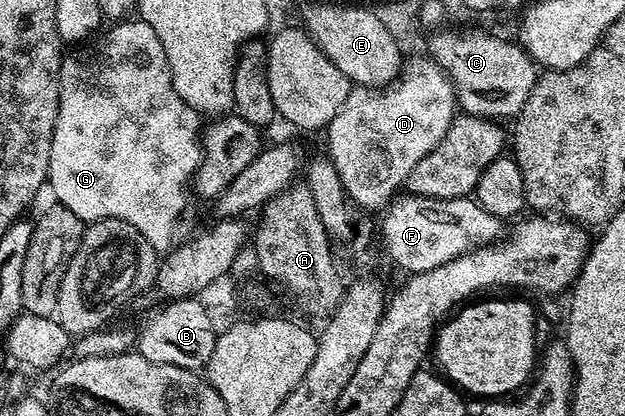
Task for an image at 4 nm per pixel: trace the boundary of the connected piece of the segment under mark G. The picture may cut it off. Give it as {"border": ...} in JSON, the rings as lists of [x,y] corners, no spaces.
{"border":[[[130,17],[125,21],[115,22],[107,31],[106,29],[107,27],[101,33],[95,34],[89,41],[75,46],[71,50],[74,51],[71,55],[70,52],[63,54],[60,69],[60,105],[56,117],[56,129],[52,133],[48,187],[49,190],[54,190],[54,195],[58,198],[55,200],[61,206],[72,209],[72,213],[76,213],[76,217],[80,217],[83,223],[89,225],[102,219],[119,219],[136,228],[154,246],[155,251],[166,253],[175,246],[174,238],[178,235],[178,222],[186,211],[186,190],[188,192],[191,190],[192,180],[203,158],[200,136],[204,130],[204,119],[196,109],[189,107],[180,97],[180,93],[176,93],[164,45],[160,45],[160,37],[156,37],[156,29],[152,29],[152,25],[148,25],[140,17]]]}

